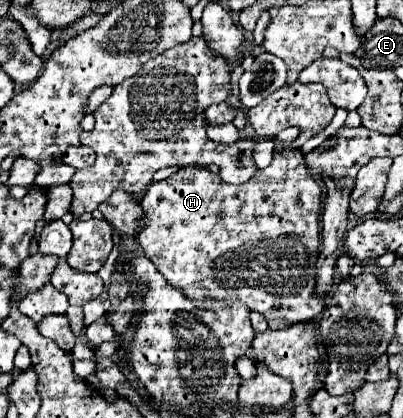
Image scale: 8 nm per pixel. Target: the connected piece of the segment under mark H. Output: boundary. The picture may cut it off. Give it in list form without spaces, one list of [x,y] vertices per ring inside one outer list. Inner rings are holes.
[[[299,150],[275,154],[267,168],[257,170],[257,174],[241,186],[225,184],[219,174],[213,174],[203,166],[183,166],[167,180],[153,182],[147,188],[141,200],[143,218],[137,242],[165,280],[183,288],[183,294],[191,300],[201,302],[205,298],[217,298],[227,304],[241,300],[249,310],[261,312],[271,330],[281,330],[297,322],[307,322],[325,308],[325,298],[315,294],[315,262],[321,245],[321,204],[321,188],[309,174]],[[263,240],[269,240],[271,248],[241,248]]]

